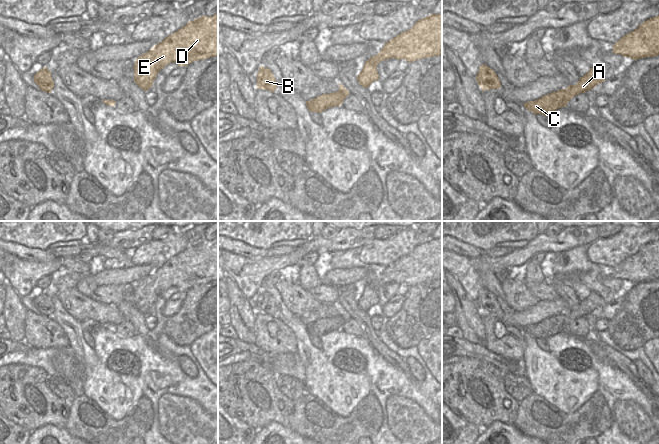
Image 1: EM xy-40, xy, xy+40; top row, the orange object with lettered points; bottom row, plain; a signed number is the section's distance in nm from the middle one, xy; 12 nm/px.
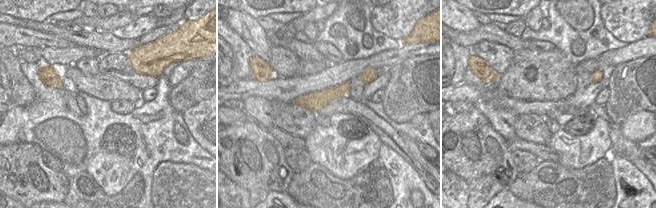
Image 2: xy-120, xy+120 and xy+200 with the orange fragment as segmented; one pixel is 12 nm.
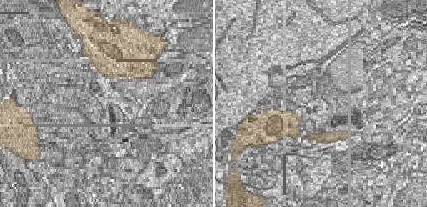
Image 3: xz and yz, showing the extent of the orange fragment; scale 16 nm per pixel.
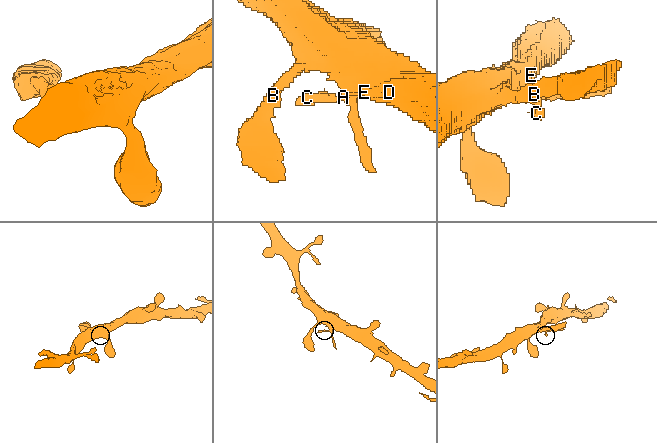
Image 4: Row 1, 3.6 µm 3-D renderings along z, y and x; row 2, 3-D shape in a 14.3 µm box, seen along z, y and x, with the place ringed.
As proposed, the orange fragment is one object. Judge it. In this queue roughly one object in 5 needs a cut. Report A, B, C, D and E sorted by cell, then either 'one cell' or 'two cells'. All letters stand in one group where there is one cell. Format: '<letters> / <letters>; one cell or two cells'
A B C D E; one cell

